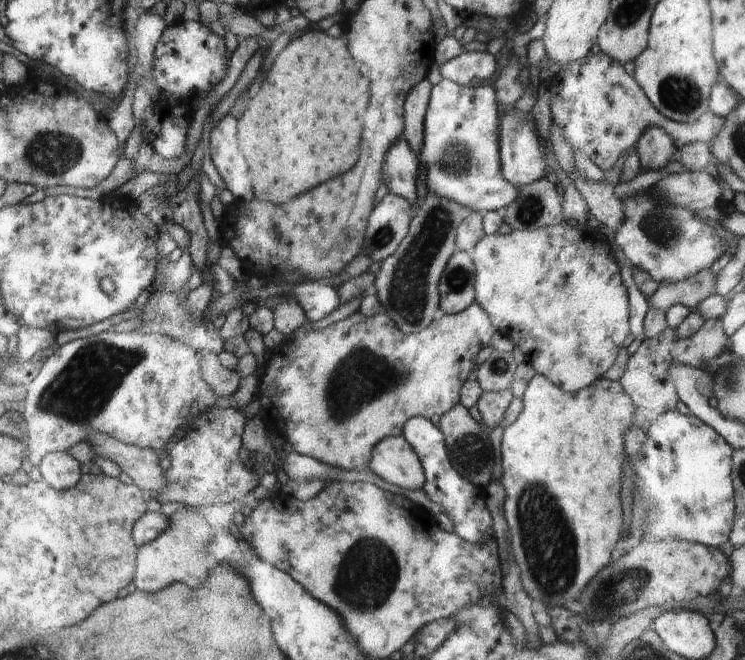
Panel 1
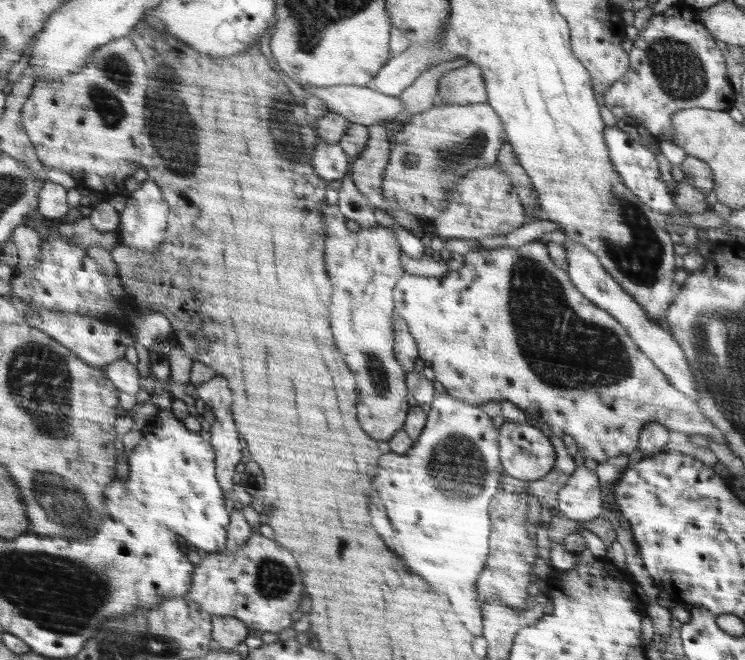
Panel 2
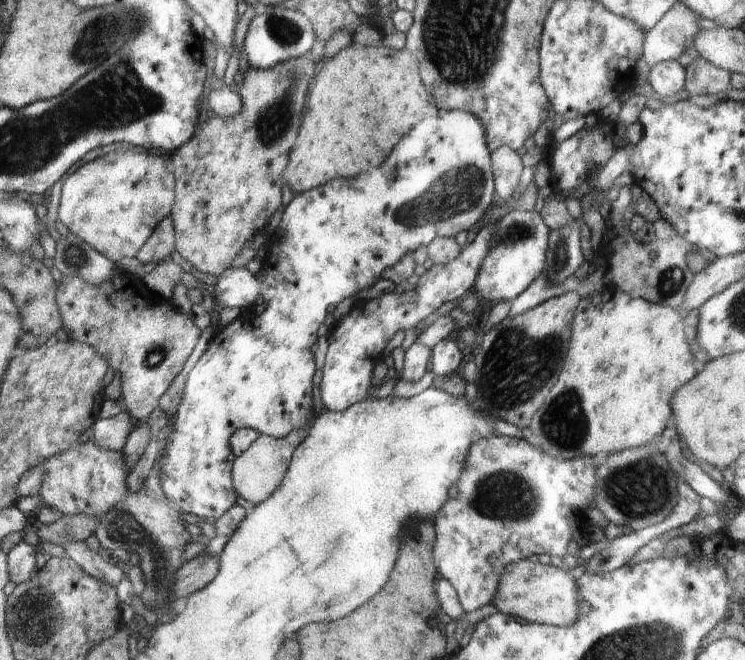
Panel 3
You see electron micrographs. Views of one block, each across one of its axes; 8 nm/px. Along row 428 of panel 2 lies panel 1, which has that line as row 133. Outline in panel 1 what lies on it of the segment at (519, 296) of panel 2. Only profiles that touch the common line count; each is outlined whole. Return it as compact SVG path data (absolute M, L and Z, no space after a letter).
M599 53L590 58L575 60L571 63L562 64L561 70L547 81L548 90L551 92L550 109L552 124L556 123L562 130L562 136L572 146L572 149L582 149L600 170L607 173L616 160L634 144L638 143L640 135L646 132L648 127L662 127L675 144L705 142L711 144L717 133L722 130L727 120L708 110L696 123L679 123L667 119L661 112L656 110L647 93L638 83L635 77L624 71L623 65L607 54Z

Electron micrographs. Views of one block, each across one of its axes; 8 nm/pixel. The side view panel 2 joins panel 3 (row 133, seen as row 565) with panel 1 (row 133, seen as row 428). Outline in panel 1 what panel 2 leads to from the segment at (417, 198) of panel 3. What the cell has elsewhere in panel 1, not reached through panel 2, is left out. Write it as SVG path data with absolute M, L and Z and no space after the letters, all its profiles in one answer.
M442 79L438 84L431 88L431 95L425 114L424 132L422 146L420 147L417 158L419 160L419 172L421 167L425 169L424 182L426 182L426 188L428 193L444 197L465 207L471 208L473 211L481 214L486 214L490 211L506 210L512 203L515 202L519 196L518 182L510 184L508 178L504 176L501 166L501 156L498 156L498 104L496 104L496 94L494 94L494 86L491 82L483 82L475 87L468 85L458 84L456 81L450 79Z

